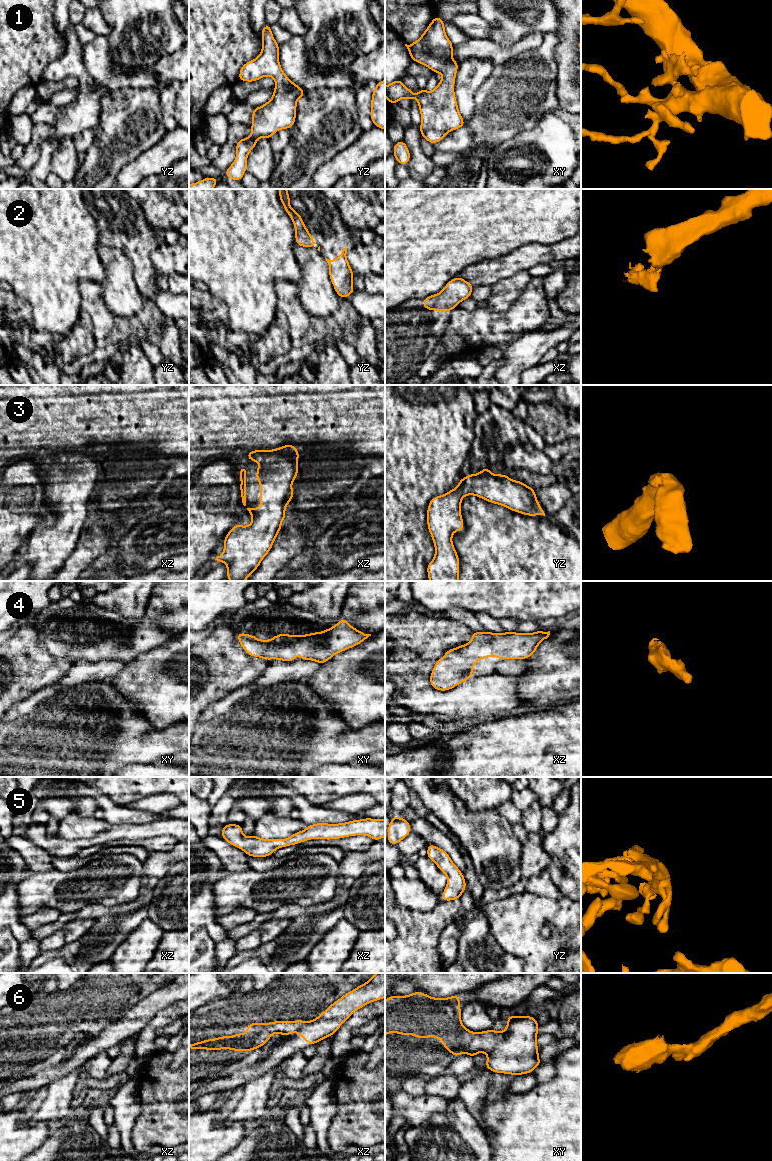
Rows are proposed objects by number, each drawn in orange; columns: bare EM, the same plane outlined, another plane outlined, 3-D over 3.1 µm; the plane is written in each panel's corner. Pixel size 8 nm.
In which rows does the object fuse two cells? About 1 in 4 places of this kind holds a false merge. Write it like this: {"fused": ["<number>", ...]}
{"fused": ["6"]}

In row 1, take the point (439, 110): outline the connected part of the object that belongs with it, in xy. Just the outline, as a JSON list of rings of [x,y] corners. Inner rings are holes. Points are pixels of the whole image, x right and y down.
[[[435,15],[434,19],[417,41],[410,45],[405,44],[413,61],[430,68],[434,73],[441,73],[443,75],[442,80],[438,82],[436,88],[432,92],[428,92],[425,89],[419,89],[418,94],[415,95],[402,83],[401,79],[397,79],[385,86],[385,96],[391,105],[398,103],[402,98],[408,98],[411,101],[414,98],[417,99],[422,117],[422,122],[419,126],[421,137],[432,145],[440,142],[450,131],[465,126],[454,93],[455,75],[459,68],[459,63],[455,62],[452,58],[453,44],[447,37],[444,26],[445,23],[442,19]]]

